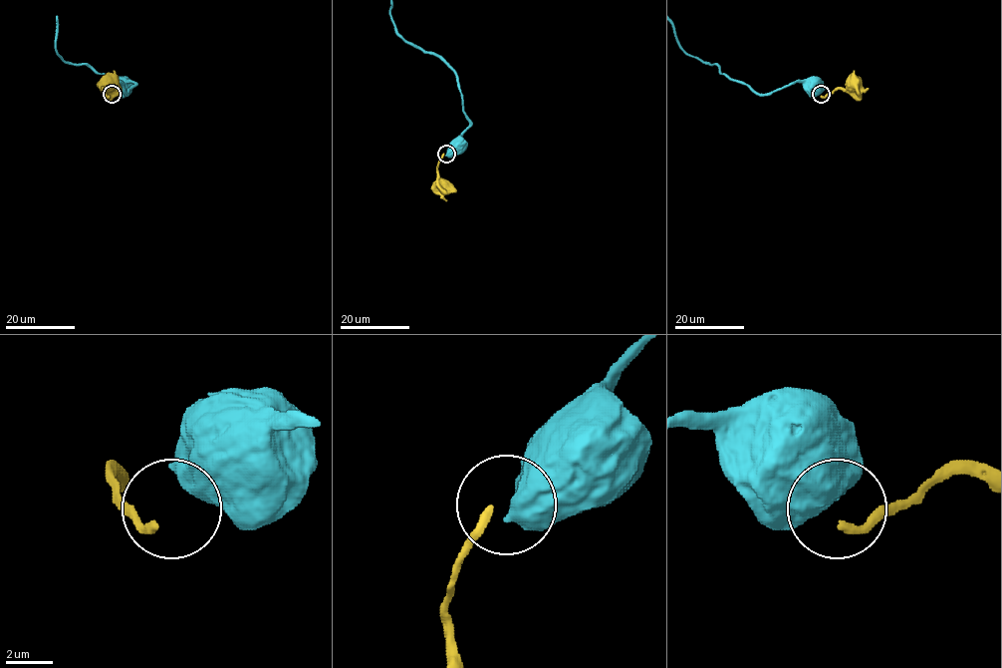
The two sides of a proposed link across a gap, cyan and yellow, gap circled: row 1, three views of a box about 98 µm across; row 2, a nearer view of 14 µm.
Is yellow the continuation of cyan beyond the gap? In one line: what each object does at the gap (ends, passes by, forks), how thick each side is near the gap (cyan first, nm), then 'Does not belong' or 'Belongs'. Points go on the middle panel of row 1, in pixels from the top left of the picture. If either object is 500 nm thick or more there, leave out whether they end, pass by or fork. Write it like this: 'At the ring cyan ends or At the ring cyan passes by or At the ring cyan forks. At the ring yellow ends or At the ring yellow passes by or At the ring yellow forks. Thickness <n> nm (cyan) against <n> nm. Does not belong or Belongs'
Thickness 850 nm (cyan) against 360 nm. Does not belong

